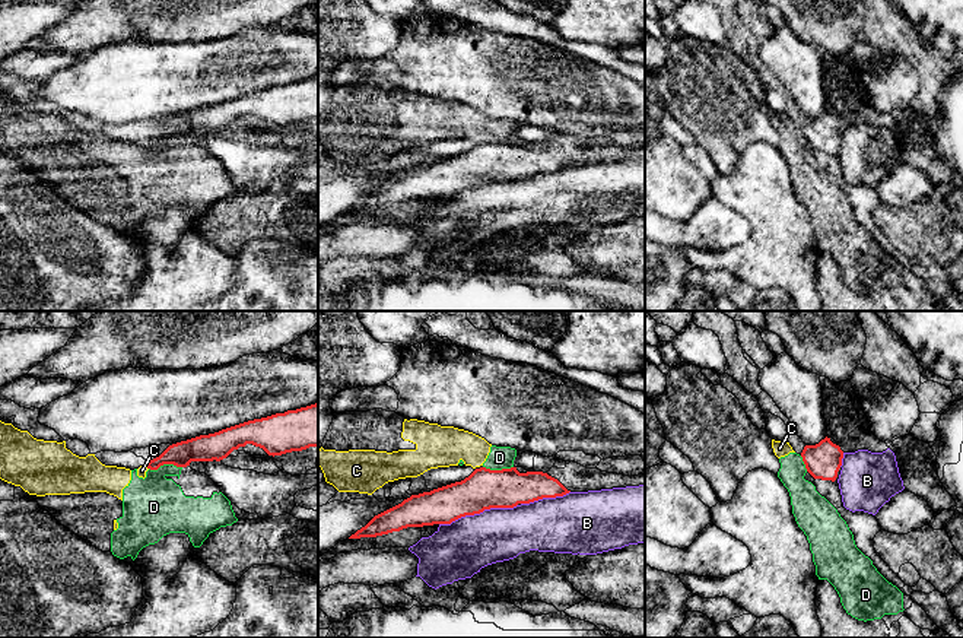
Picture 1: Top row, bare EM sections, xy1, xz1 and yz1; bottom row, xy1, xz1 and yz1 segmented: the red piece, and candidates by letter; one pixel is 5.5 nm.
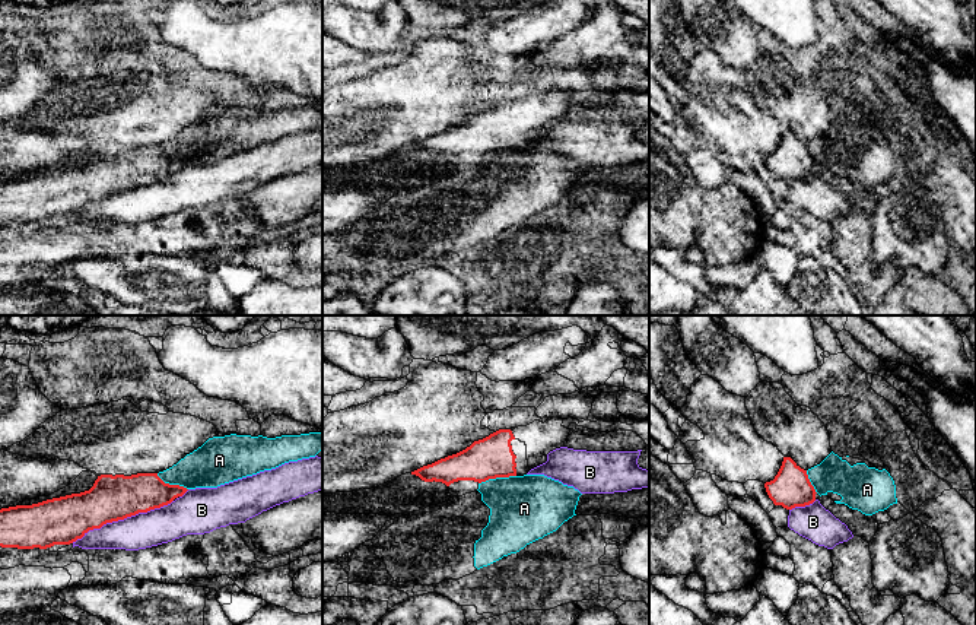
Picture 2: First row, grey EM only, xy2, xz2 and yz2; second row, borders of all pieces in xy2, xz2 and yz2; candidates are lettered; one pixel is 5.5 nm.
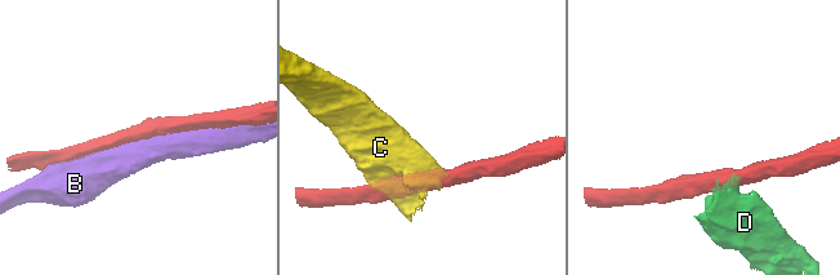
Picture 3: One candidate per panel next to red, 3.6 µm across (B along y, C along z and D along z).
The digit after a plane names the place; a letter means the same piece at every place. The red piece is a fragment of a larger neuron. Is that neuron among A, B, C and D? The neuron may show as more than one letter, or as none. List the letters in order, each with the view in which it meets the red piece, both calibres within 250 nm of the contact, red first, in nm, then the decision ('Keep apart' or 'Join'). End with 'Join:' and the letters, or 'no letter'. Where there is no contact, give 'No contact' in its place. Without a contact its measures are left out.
A: Touches red in xz2. Thickness 220 nm (red) against 360 nm. Keep apart
B: Touches red in xy2. Thickness 260 nm (red) against 200 nm. Keep apart
C: Touches red in xy1. Thickness 140 nm (red) against 50 nm. Keep apart
D: Touches red in xy1. Thickness 140 nm (red) against 340 nm. Keep apart
Join: no letter

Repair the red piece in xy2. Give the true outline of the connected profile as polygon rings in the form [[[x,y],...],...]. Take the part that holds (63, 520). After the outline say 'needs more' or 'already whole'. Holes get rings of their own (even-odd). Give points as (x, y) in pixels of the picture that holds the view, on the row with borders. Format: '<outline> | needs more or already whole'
[[[158,473],[101,475],[89,491],[47,499],[32,505],[16,505],[0,510],[0,546],[18,549],[47,549],[54,545],[70,545],[89,530],[106,523],[124,520],[139,513],[171,504],[188,489],[165,483]]] | already whole

